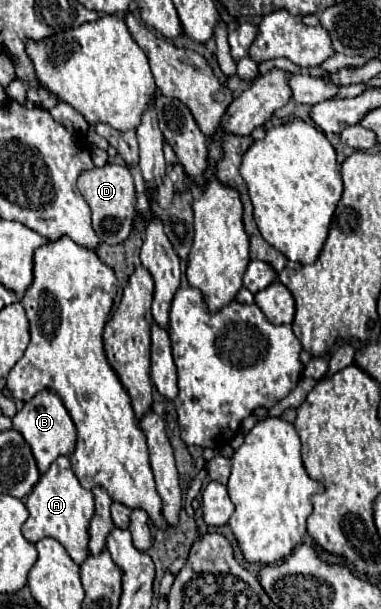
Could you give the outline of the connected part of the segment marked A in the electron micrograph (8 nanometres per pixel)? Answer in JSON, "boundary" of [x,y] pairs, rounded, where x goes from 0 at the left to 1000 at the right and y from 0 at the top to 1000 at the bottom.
{"boundary":[[[152,750],[131,764],[131,770],[84,803],[84,810],[63,819],[63,829],[79,849],[58,865],[58,878],[79,892],[100,892],[115,882],[136,882],[168,895],[194,924],[210,928],[231,915],[231,865],[247,846],[247,816],[231,803],[210,796],[199,780],[189,777],[178,750]]]}

